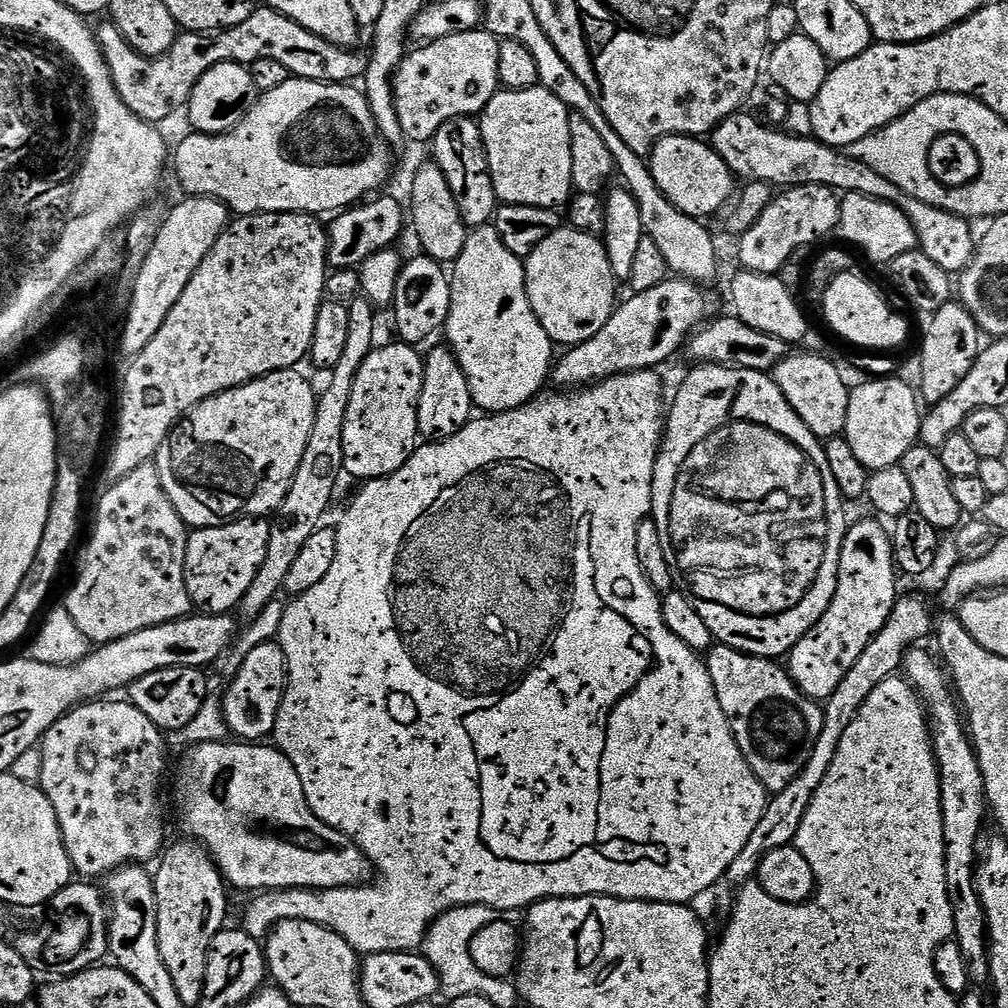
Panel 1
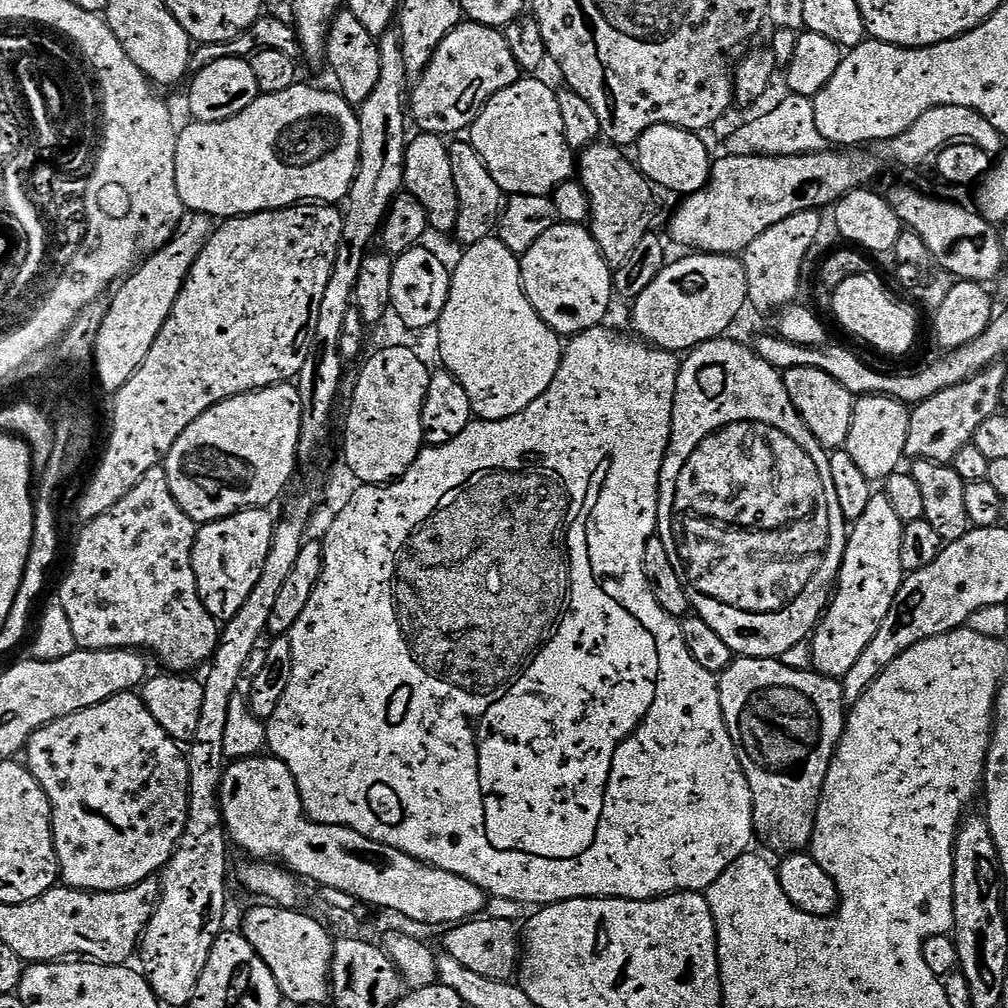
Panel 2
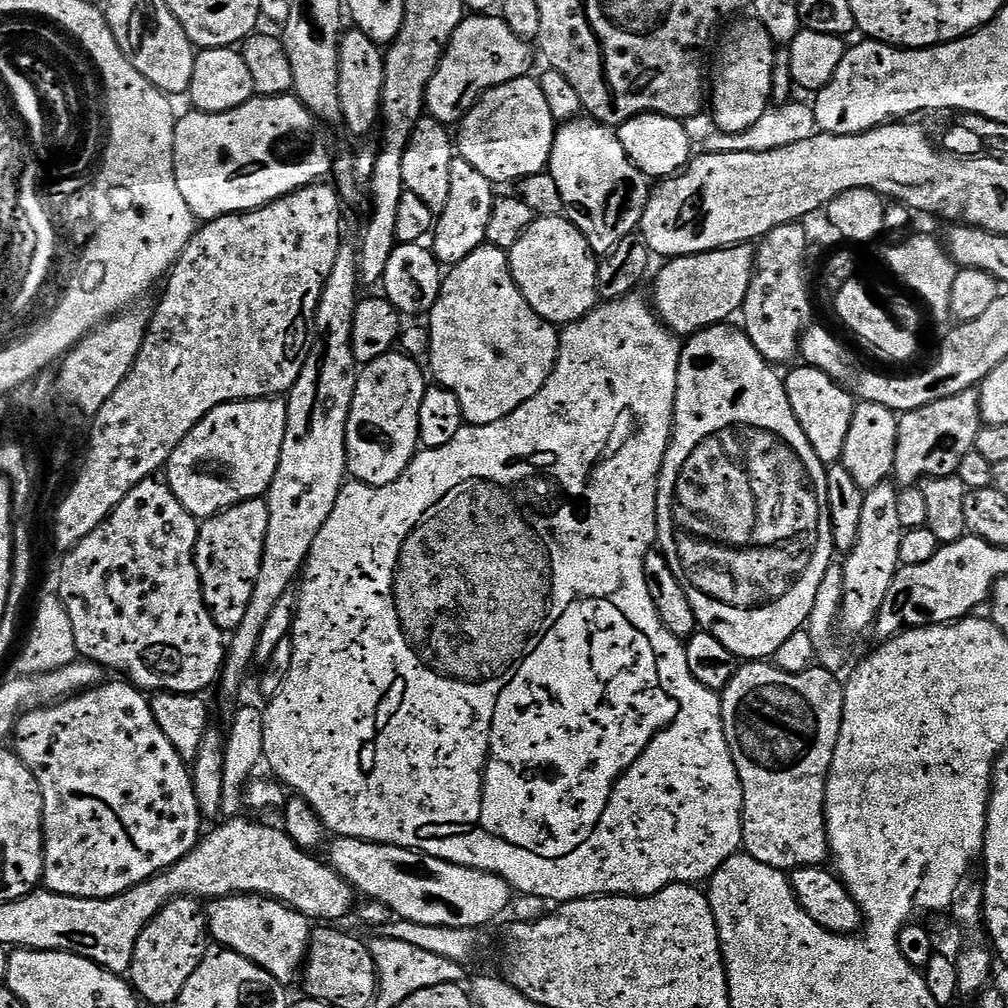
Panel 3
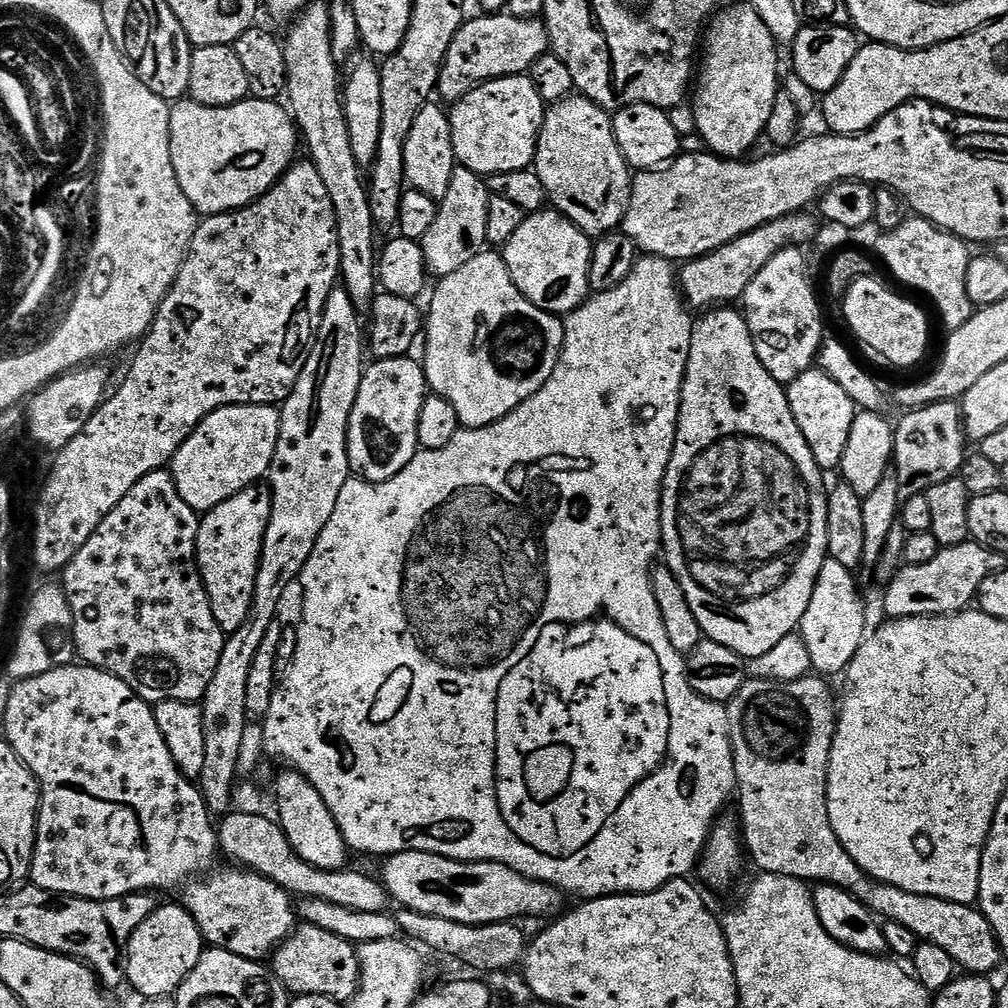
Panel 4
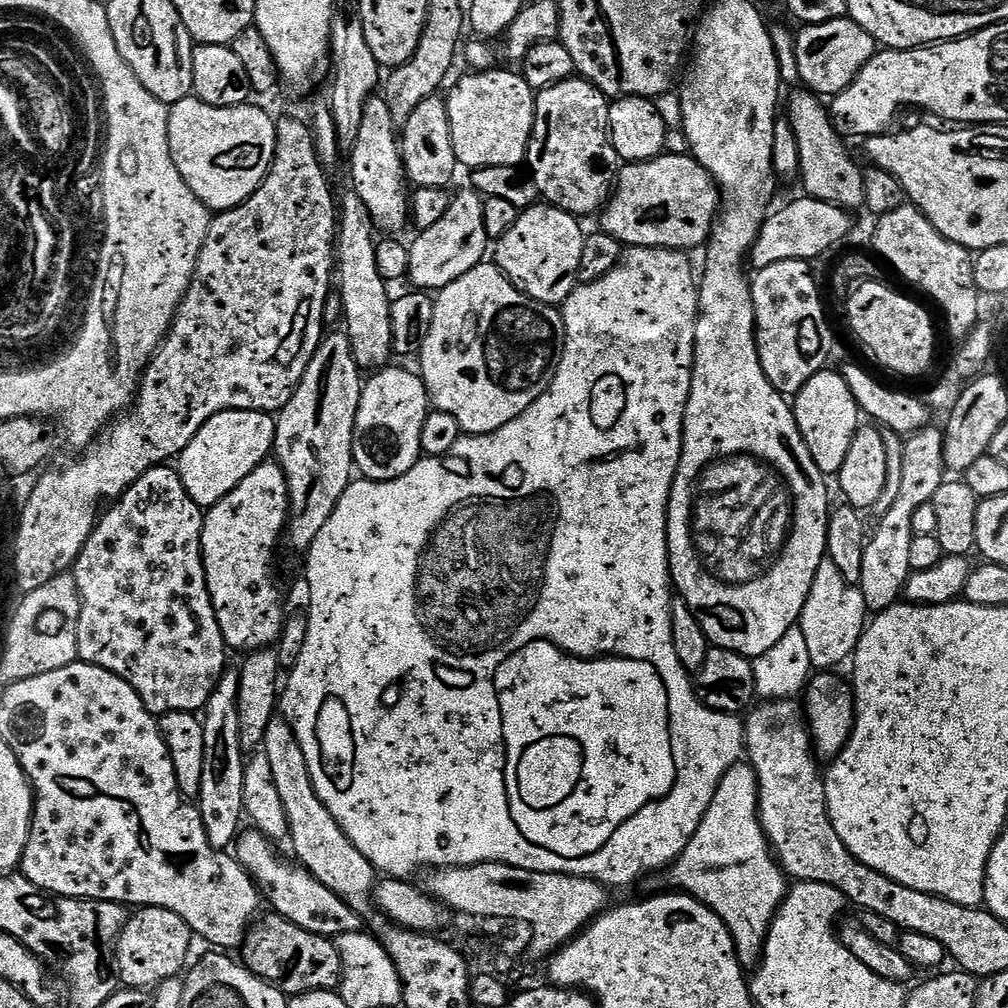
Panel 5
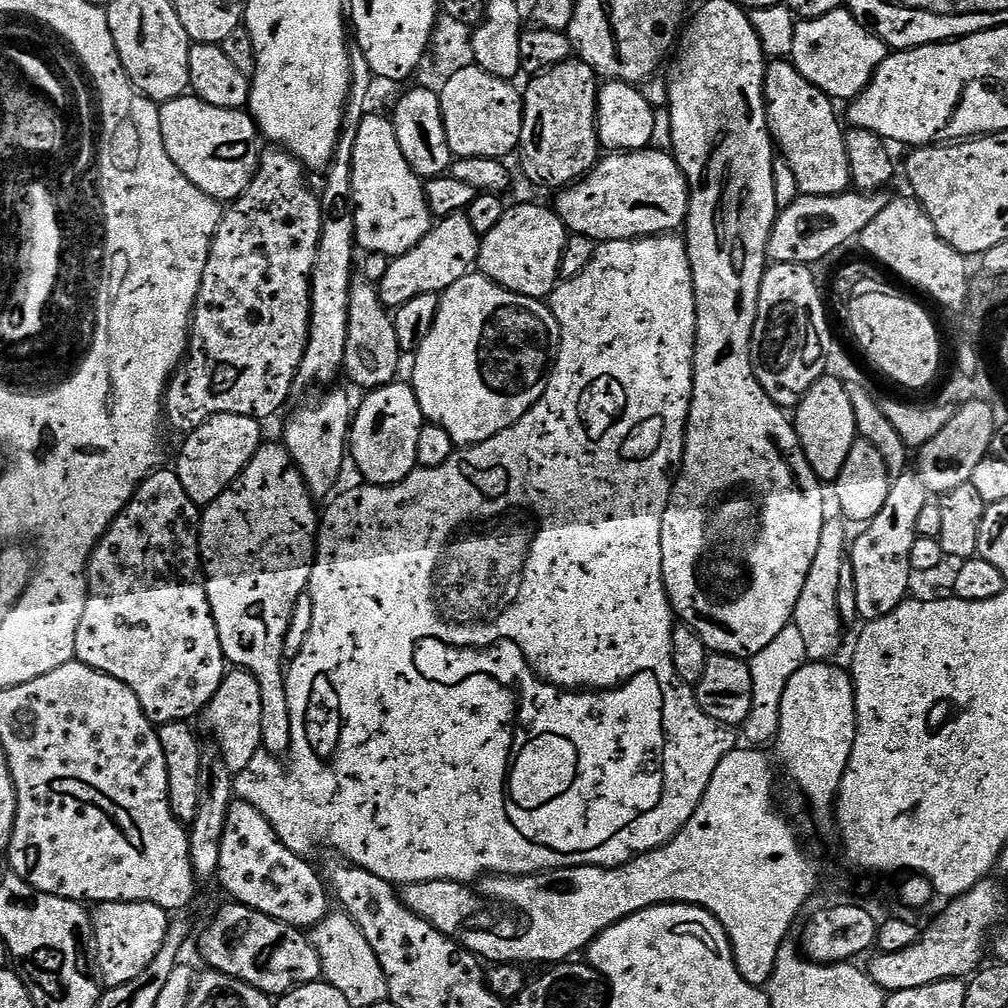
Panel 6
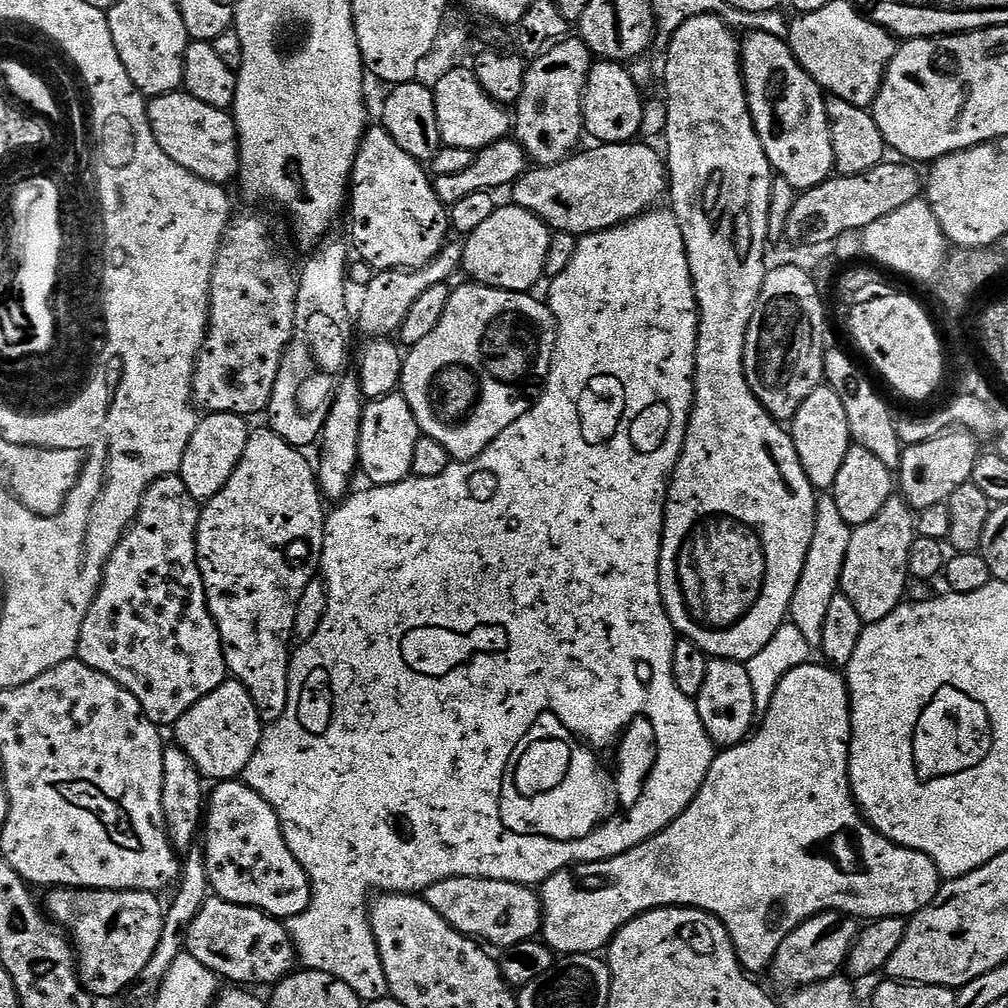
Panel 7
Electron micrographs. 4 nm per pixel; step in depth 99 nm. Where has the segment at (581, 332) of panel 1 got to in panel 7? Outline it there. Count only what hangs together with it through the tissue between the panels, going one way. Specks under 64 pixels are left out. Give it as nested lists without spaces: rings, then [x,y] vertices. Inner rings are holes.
[[[511,202],[505,204],[505,208],[504,205],[497,206],[494,214],[490,214],[490,218],[486,218],[486,222],[482,222],[482,226],[478,226],[478,230],[471,232],[463,241],[464,263],[462,268],[465,273],[468,271],[472,275],[469,277],[475,283],[485,284],[487,288],[531,293],[532,287],[544,276],[546,250],[550,250],[552,232],[544,221],[538,219],[534,214],[530,214],[530,210],[520,208]]]

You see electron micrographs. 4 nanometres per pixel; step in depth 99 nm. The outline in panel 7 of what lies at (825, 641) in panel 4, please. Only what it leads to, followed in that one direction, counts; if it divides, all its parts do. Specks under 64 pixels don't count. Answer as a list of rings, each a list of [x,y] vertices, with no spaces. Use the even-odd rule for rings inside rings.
[[[820,494],[816,498],[816,517],[814,518],[814,538],[810,538],[810,550],[806,554],[806,566],[798,586],[794,590],[790,623],[802,630],[803,637],[812,650],[819,649],[822,642],[822,626],[826,622],[826,609],[838,594],[840,575],[846,562],[853,529],[842,518],[831,494]]]

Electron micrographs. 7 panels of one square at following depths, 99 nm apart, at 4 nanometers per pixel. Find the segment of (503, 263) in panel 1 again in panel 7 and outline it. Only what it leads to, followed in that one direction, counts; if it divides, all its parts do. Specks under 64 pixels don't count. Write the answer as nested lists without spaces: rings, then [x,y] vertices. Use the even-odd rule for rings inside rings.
[[[467,283],[461,288],[458,286],[452,288],[452,297],[450,302],[446,302],[446,314],[442,314],[442,322],[438,322],[438,326],[434,326],[432,333],[426,338],[422,338],[422,342],[407,349],[399,386],[399,391],[406,398],[421,433],[429,436],[434,442],[438,442],[438,446],[442,446],[448,451],[452,455],[453,461],[456,462],[473,460],[478,454],[482,454],[482,450],[486,450],[486,446],[490,446],[490,442],[494,442],[494,438],[498,438],[498,434],[502,434],[502,430],[506,430],[506,426],[514,426],[514,422],[518,422],[518,418],[522,418],[522,414],[528,412],[530,396],[528,400],[528,396],[524,392],[536,394],[541,391],[544,381],[548,378],[552,355],[556,349],[556,319],[552,316],[552,309],[543,299],[535,300],[535,295],[527,292],[507,292],[497,288],[487,288],[485,284]]]

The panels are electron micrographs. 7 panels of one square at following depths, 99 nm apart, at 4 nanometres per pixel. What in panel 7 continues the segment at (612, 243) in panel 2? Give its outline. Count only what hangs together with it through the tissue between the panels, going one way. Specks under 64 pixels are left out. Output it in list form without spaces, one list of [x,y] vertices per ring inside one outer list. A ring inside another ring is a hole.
[[[569,36],[535,57],[525,69],[522,94],[514,105],[514,136],[535,165],[560,164],[579,147],[577,144],[584,136],[585,84],[593,63],[594,57],[584,40]]]

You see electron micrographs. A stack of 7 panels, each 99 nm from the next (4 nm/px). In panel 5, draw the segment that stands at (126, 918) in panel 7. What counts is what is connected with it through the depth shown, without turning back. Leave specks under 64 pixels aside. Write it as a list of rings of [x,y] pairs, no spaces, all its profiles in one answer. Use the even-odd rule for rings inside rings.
[[[140,908],[137,913],[137,916],[136,913],[129,915],[128,923],[120,931],[120,938],[116,941],[114,968],[119,983],[125,989],[152,990],[171,976],[181,975],[180,967],[189,963],[188,951],[192,948],[194,934],[188,924],[170,910]]]

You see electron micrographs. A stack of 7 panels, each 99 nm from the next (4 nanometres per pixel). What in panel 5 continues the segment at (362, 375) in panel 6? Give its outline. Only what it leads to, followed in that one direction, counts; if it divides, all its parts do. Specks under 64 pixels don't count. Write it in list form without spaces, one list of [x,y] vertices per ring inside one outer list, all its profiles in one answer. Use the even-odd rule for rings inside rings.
[[[348,190],[344,197],[338,200],[338,227],[336,229],[336,246],[334,249],[334,284],[342,305],[342,328],[348,333],[350,350],[354,362],[361,370],[379,370],[389,367],[393,359],[392,351],[392,300],[388,296],[389,285],[378,272],[377,258],[375,256],[377,237],[372,237],[374,225],[368,217],[366,206],[362,198],[354,190]]]

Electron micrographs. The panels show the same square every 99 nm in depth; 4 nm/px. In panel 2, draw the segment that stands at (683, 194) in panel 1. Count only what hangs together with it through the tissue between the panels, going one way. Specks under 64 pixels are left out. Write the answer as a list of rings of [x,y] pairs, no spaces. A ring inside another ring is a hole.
[[[669,124],[650,126],[634,145],[634,160],[645,178],[657,189],[669,188],[679,194],[691,194],[707,186],[708,177],[712,175],[714,160],[708,157],[708,148],[703,143],[707,144],[697,133],[684,128]]]

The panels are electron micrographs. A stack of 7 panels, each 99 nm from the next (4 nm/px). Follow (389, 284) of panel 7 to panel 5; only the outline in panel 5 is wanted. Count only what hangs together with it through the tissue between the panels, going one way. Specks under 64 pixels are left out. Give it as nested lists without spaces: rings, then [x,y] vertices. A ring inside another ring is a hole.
[[[465,190],[465,192],[455,193],[452,196],[450,206],[446,210],[446,214],[442,214],[442,218],[438,218],[438,222],[434,222],[434,226],[423,229],[419,233],[420,237],[416,241],[411,242],[408,248],[408,270],[406,275],[407,282],[412,284],[411,287],[416,290],[439,290],[450,286],[450,282],[454,282],[458,278],[462,278],[462,274],[466,274],[470,270],[474,270],[474,266],[478,266],[485,259],[484,251],[489,251],[490,241],[486,234],[486,222],[482,222],[482,206],[485,197],[479,192]]]

